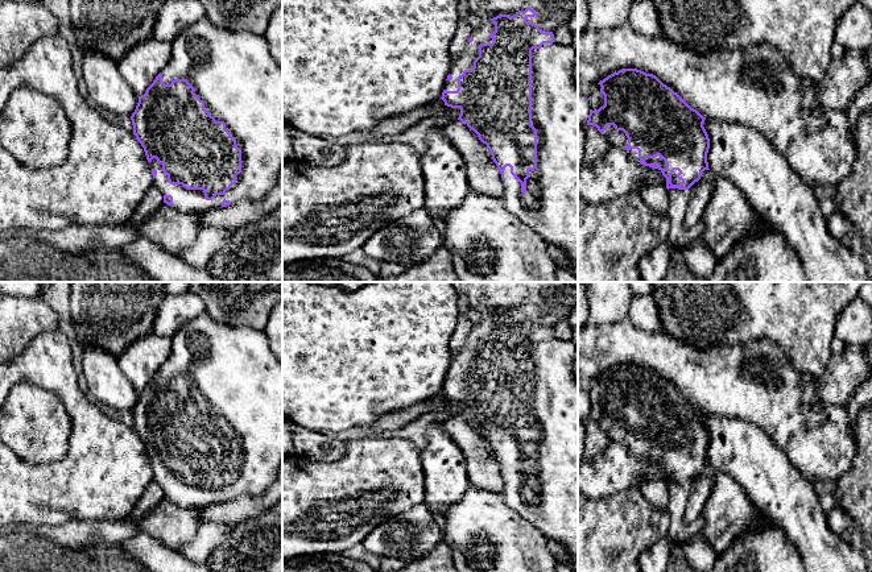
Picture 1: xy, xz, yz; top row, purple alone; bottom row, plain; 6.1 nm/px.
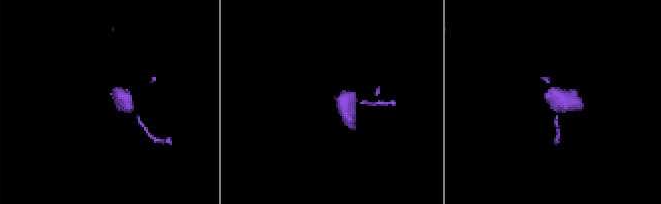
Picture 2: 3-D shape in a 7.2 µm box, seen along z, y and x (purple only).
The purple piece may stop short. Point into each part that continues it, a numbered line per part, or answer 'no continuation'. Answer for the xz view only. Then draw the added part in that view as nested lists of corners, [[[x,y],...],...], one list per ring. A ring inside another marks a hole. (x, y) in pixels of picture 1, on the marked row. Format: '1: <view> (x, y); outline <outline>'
1: xz (549, 206); outline [[[553,42],[532,50],[532,125],[537,129],[537,167],[529,170],[525,194],[509,166],[503,177],[507,211],[534,229],[553,252],[562,252],[570,260],[578,260],[578,86],[573,79],[576,61],[578,53],[571,45]]]

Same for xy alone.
1: xy (232, 71); outline [[[203,17],[185,28],[171,42],[171,58],[161,74],[165,84],[187,79],[194,94],[204,101],[204,109],[216,121],[226,123],[226,129],[241,149],[241,173],[224,195],[206,200],[203,190],[170,185],[162,165],[153,158],[149,163],[150,169],[157,170],[153,185],[162,195],[171,195],[173,207],[182,214],[201,215],[220,208],[223,200],[264,200],[282,171],[282,66],[270,55],[265,37],[249,30],[227,30]]]

